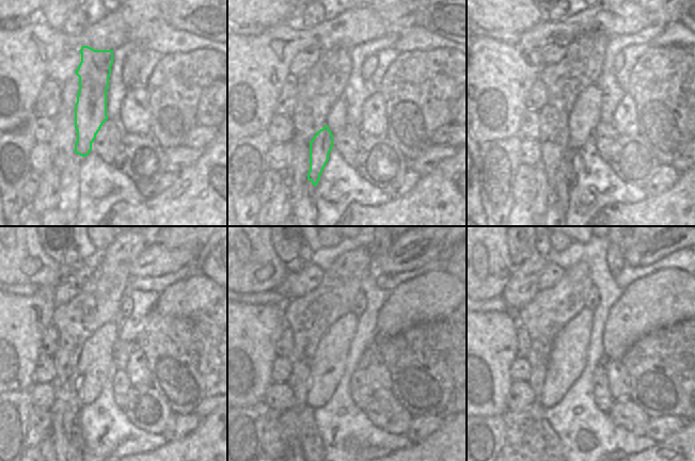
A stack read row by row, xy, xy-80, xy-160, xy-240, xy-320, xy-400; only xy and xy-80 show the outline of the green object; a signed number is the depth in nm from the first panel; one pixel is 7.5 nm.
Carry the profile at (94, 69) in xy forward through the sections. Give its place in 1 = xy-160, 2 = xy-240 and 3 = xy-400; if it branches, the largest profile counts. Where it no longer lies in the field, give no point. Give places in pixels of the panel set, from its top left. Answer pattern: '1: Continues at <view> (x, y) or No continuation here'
1: Continues at xy-160 (559, 193)
2: Continues at xy-240 (76, 443)
3: No continuation here

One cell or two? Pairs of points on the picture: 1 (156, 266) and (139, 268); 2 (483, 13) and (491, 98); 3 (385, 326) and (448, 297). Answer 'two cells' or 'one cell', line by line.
1: one cell
2: two cells
3: one cell

